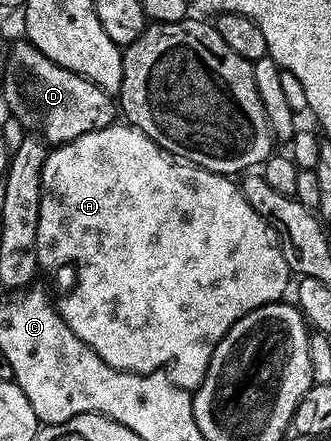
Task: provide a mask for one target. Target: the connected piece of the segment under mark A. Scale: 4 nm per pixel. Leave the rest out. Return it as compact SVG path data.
M113 123L113 124L111 124L111 125L108 125L108 126L106 126L106 127L105 127L105 128L100 128L100 129L99 129L99 130L98 130L98 131L92 131L92 132L87 132L87 133L86 133L86 135L80 135L80 136L79 136L79 137L78 137L78 139L76 139L76 140L70 140L70 141L68 141L68 142L67 142L67 143L66 143L66 144L64 144L64 145L60 145L60 146L55 146L55 147L54 147L54 148L53 148L53 149L52 149L52 150L51 150L51 151L50 151L50 152L49 152L49 155L48 155L48 157L47 157L47 161L46 161L46 163L45 163L45 164L44 164L44 165L43 165L43 175L42 175L42 179L43 179L43 189L44 189L44 191L43 191L43 197L42 197L42 208L41 208L41 210L40 210L40 212L39 212L39 231L38 231L38 243L37 243L37 244L36 244L36 254L37 254L37 264L38 264L38 265L39 265L39 266L40 266L40 267L41 267L41 268L44 268L44 267L46 267L46 268L48 268L48 269L54 269L54 268L56 268L56 267L58 267L58 266L60 266L60 265L66 265L66 264L68 264L68 263L69 263L69 262L70 262L70 261L72 261L72 262L73 262L73 263L74 263L74 264L76 264L76 286L74 286L74 287L73 287L73 289L72 289L72 290L70 290L70 291L69 291L69 293L68 293L68 297L64 297L64 298L62 298L62 299L61 299L61 301L58 301L58 308L59 308L59 311L60 311L60 314L61 314L61 315L62 315L62 319L63 319L63 320L64 320L64 322L65 322L65 323L66 323L66 327L70 327L70 331L74 331L74 332L75 332L75 333L76 333L76 334L77 334L77 335L78 335L78 339L82 339L82 343L86 343L86 344L87 344L87 345L89 345L89 347L91 347L91 349L92 349L92 350L93 350L93 351L94 351L94 352L96 352L96 353L97 353L97 355L99 355L99 357L100 357L100 358L102 358L102 360L104 360L104 361L105 361L105 362L106 362L106 363L110 363L110 367L114 367L114 368L115 368L115 369L124 369L124 370L126 370L126 371L127 371L127 373L155 373L155 372L157 372L157 371L166 371L166 372L167 372L167 374L168 374L168 377L169 377L169 378L170 378L170 380L171 380L171 381L172 381L172 382L173 382L173 383L174 383L174 384L176 384L176 385L177 385L177 386L178 386L178 387L182 387L182 388L183 388L183 389L186 389L186 390L189 390L189 391L194 391L194 390L195 390L195 389L197 389L197 388L198 388L198 386L200 386L200 384L201 384L201 383L202 383L202 379L203 379L203 378L204 378L204 376L205 376L205 375L206 375L206 371L207 371L207 370L208 370L208 368L209 368L209 367L210 367L210 359L211 359L211 358L212 358L212 356L213 356L213 355L214 355L214 351L215 351L215 350L216 350L216 348L217 348L217 347L218 347L218 343L222 343L222 339L223 339L223 338L224 338L224 336L225 336L225 335L226 335L226 331L230 331L230 327L234 327L234 323L238 323L238 319L242 319L242 318L243 318L243 317L244 317L244 316L245 316L245 315L246 315L246 314L248 314L248 313L252 313L252 312L254 312L254 311L255 311L255 309L257 309L257 308L258 308L258 307L262 307L262 306L263 306L263 305L272 305L272 304L273 304L273 303L274 303L274 302L275 302L275 301L279 301L279 300L281 300L281 298L283 298L283 297L284 297L284 296L285 296L285 295L284 295L284 294L283 294L283 293L284 293L284 292L286 292L286 291L287 291L287 289L288 289L288 292L289 292L289 289L290 289L290 281L289 281L289 285L288 285L288 277L289 277L289 278L290 278L290 270L289 270L289 267L288 267L288 264L287 264L287 263L286 263L286 259L285 259L285 258L284 258L284 256L283 256L283 255L282 255L282 251L281 251L281 250L280 250L280 240L278 240L278 238L276 238L276 233L275 233L275 231L274 231L274 230L273 230L273 229L272 229L272 228L271 228L271 227L269 227L269 225L268 225L268 224L267 224L267 223L266 223L266 219L262 219L262 215L258 215L258 211L254 211L254 207L250 207L250 203L246 203L246 195L242 195L242 191L241 191L241 190L240 190L240 186L239 186L239 184L237 184L237 182L236 182L236 181L235 181L235 180L234 180L234 179L233 179L233 178L230 178L230 177L229 177L229 176L228 176L228 175L227 175L227 174L222 174L222 173L216 173L216 172L212 172L212 171L206 171L206 170L205 170L205 169L204 169L204 168L198 168L198 166L196 166L196 165L191 165L191 164L189 164L189 163L188 163L188 162L182 162L182 161L180 161L180 160L178 160L178 159L177 159L177 158L174 158L174 157L172 157L172 155L171 155L171 154L168 154L168 153L167 153L167 151L166 151L166 150L165 150L165 149L164 149L164 148L160 148L160 147L158 147L158 145L157 145L157 144L156 144L156 143L154 143L154 141L153 141L153 140L152 140L152 139L150 139L150 138L149 138L149 137L148 137L148 136L146 136L146 134L145 134L145 133L144 133L144 132L142 132L142 131L141 131L141 130L140 130L140 129L136 129L136 128L134 128L134 127L133 127L133 126L132 126L132 125L130 125L130 124L127 124L127 123Z

